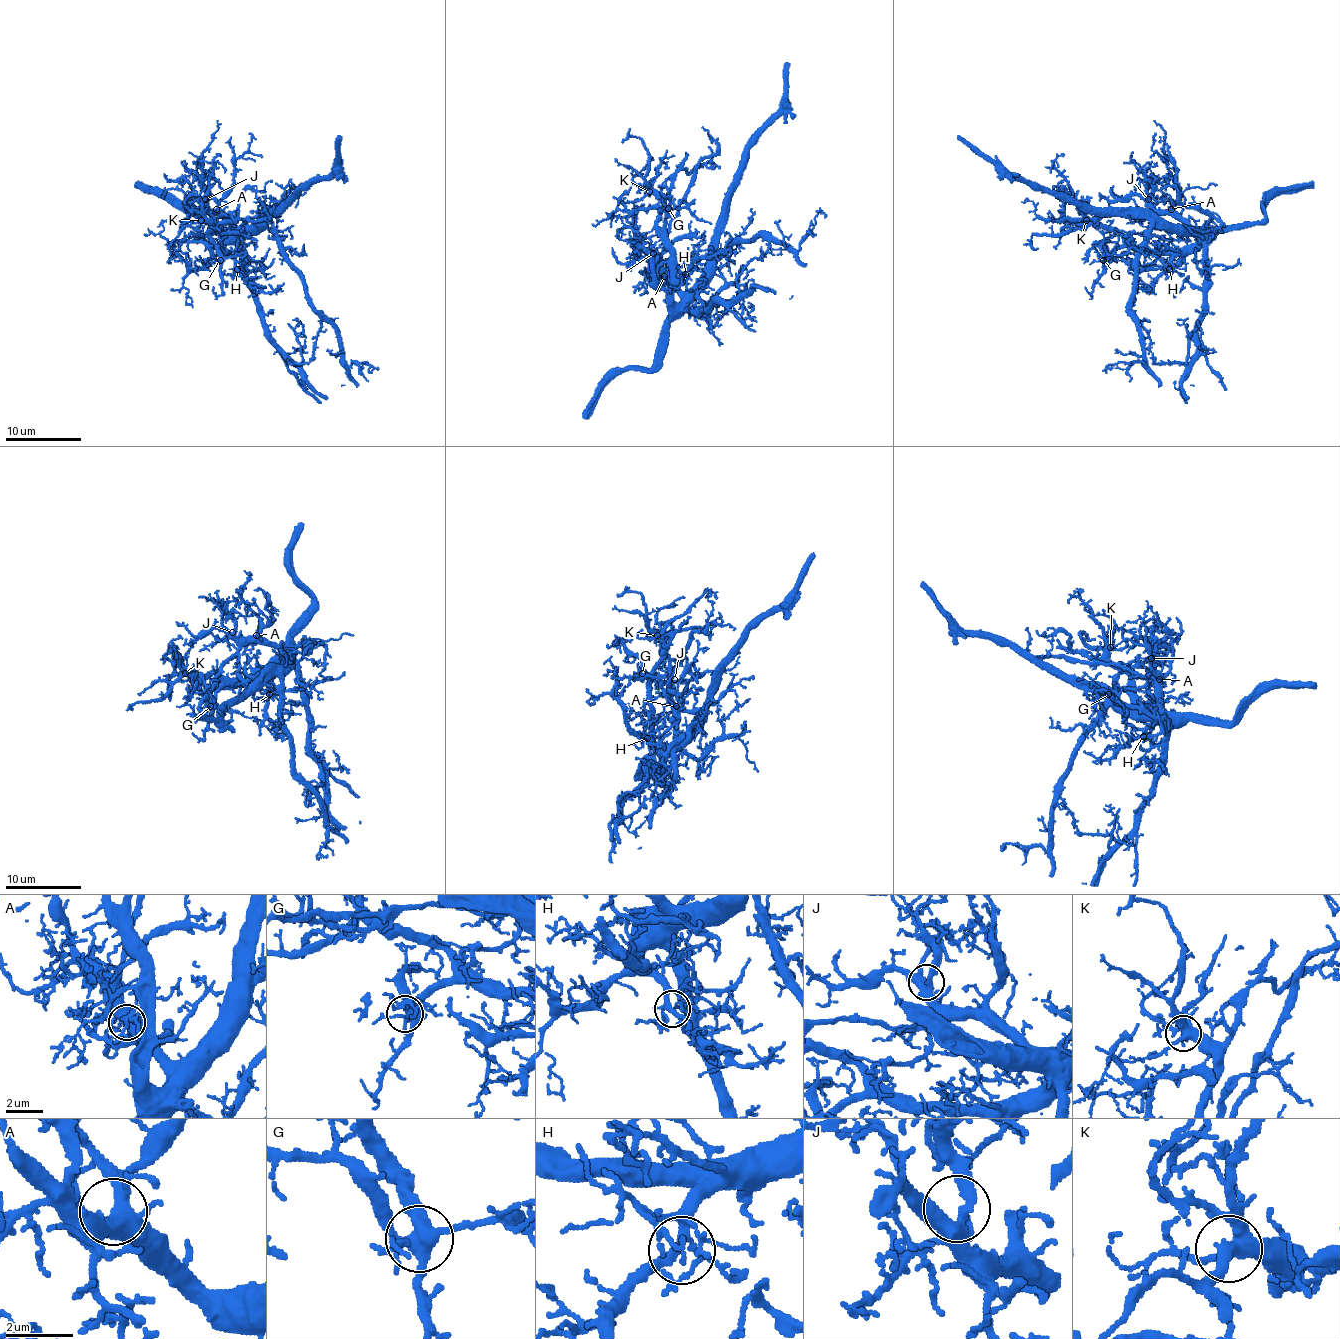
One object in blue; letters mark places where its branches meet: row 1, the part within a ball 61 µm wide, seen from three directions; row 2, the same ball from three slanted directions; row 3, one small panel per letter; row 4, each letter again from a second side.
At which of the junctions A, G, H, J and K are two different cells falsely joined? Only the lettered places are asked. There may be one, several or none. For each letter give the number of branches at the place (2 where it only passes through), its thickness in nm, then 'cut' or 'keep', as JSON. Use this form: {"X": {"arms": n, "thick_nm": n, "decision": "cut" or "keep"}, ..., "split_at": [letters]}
{"A": {"arms": 5, "thick_nm": 460, "decision": "keep"}, "G": {"arms": 7, "thick_nm": 400, "decision": "keep"}, "H": {"arms": 6, "thick_nm": 240, "decision": "keep"}, "J": {"arms": 5, "thick_nm": 360, "decision": "keep"}, "K": {"arms": 5, "thick_nm": 440, "decision": "keep"}, "split_at": []}

